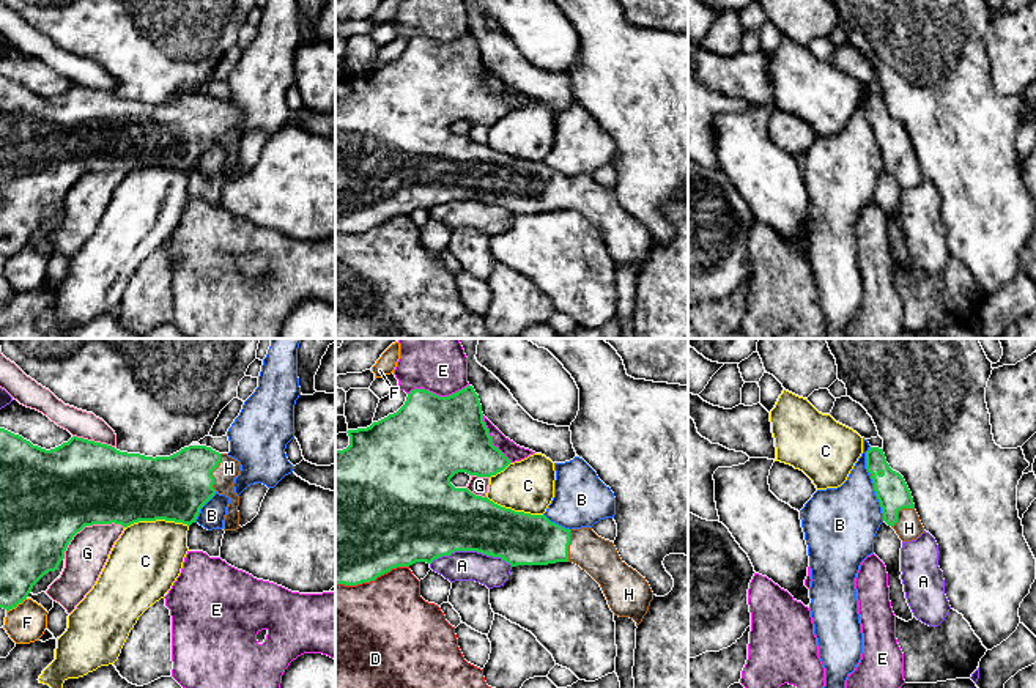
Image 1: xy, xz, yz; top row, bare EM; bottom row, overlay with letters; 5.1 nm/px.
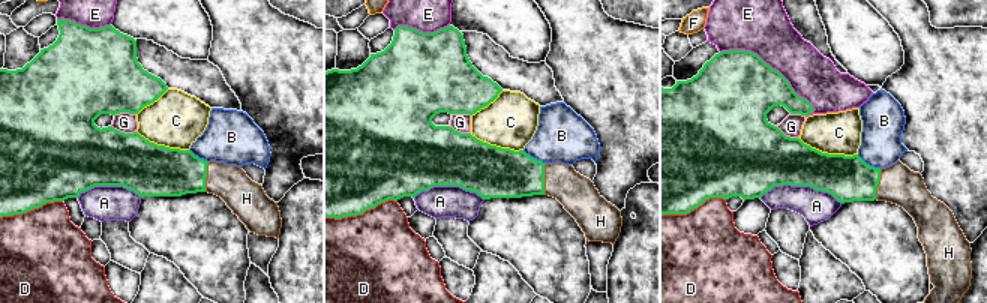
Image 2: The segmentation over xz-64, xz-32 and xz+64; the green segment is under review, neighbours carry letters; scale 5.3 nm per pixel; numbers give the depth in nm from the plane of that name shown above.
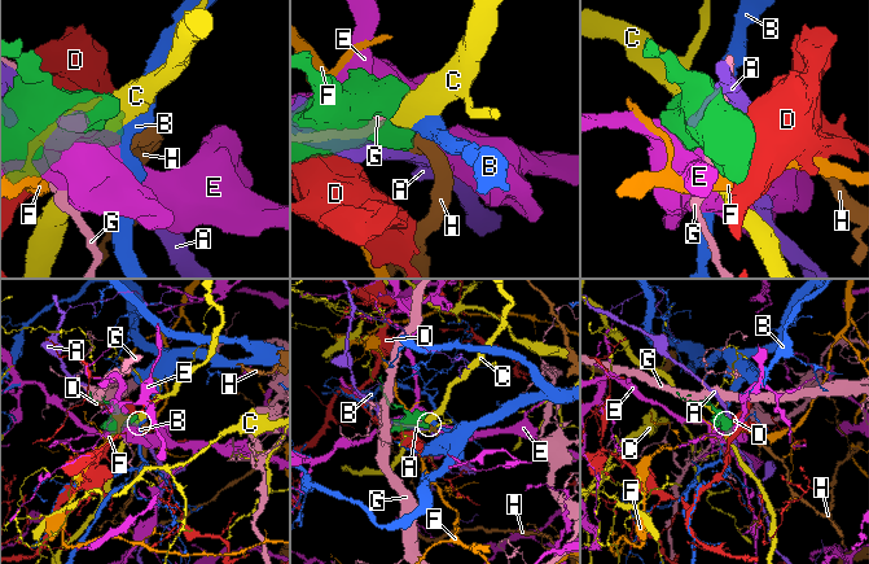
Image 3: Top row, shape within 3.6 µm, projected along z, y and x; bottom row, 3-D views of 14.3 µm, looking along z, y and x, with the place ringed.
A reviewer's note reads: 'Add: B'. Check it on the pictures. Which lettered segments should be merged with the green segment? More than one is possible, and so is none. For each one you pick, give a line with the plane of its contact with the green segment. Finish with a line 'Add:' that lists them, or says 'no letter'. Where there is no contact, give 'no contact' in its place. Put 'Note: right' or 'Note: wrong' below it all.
H: xy
Add: H
Note: wrong

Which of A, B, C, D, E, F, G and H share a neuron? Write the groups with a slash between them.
A / B / C / D / E / F / G / H

